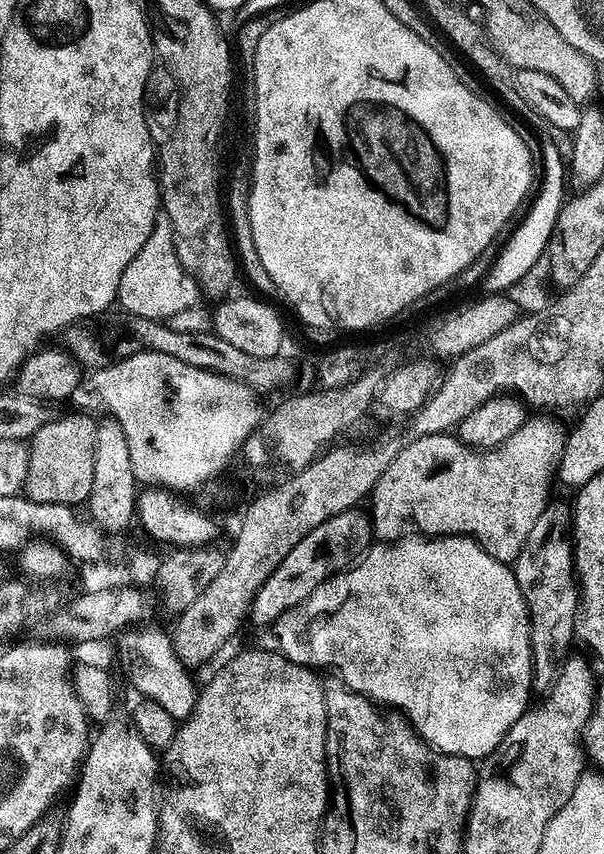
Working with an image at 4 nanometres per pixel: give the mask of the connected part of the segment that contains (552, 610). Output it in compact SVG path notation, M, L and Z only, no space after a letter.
M549 502L542 510L542 514L538 514L538 522L534 522L534 530L530 530L530 538L526 538L526 542L522 546L522 550L518 554L518 558L514 561L514 571L516 574L516 581L520 587L520 592L524 596L524 601L528 607L528 633L532 639L532 670L534 673L534 688L537 693L547 693L548 689L552 687L552 681L556 678L556 673L560 670L560 665L564 663L566 657L573 651L572 640L574 644L574 637L576 636L576 617L580 606L580 593L578 591L578 577L574 567L574 544L570 537L573 535L572 531L572 513L574 511L573 505L556 504L556 502Z

